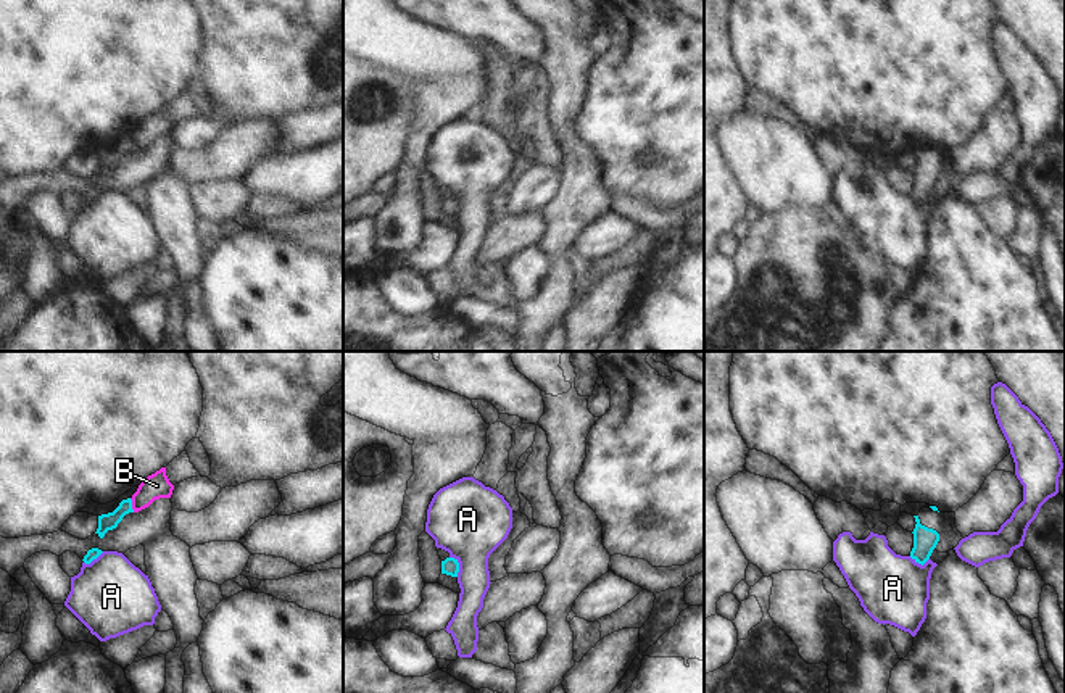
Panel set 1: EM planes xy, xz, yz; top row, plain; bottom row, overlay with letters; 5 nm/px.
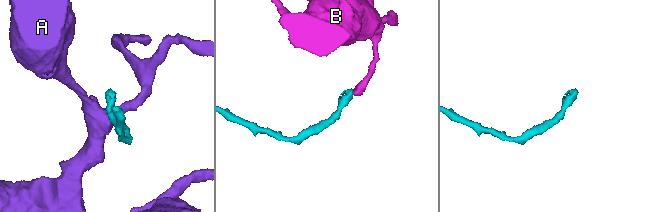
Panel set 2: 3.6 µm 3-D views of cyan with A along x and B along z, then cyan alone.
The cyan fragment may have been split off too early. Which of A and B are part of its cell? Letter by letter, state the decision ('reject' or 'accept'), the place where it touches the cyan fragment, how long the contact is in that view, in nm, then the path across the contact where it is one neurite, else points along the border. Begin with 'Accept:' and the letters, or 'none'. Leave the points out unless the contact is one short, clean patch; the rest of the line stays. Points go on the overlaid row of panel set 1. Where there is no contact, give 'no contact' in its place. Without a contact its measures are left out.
Accept: none
A: reject; contact xz (458, 566); length 110 nm; border xz (450, 556), (458, 563), (458, 576)
B: reject; contact xy (131, 505); length 80 nm; border xy (129, 498), (134, 511)

